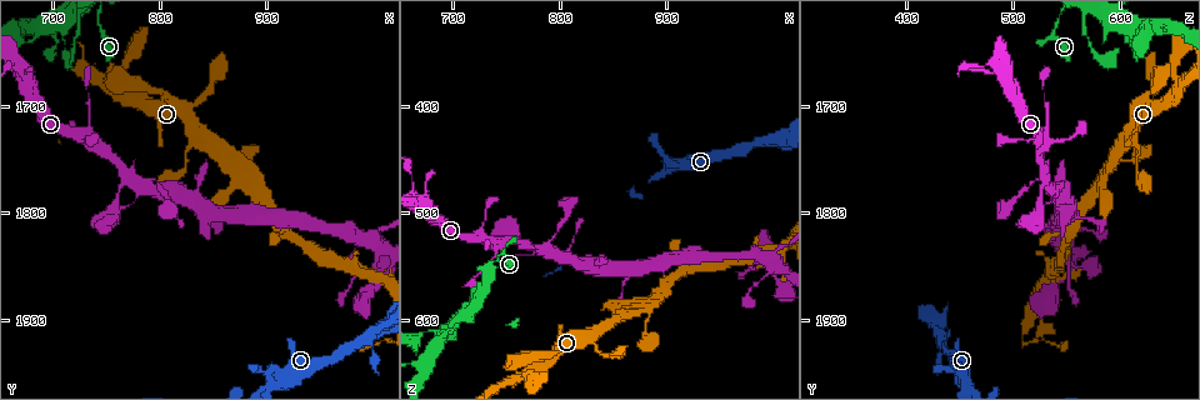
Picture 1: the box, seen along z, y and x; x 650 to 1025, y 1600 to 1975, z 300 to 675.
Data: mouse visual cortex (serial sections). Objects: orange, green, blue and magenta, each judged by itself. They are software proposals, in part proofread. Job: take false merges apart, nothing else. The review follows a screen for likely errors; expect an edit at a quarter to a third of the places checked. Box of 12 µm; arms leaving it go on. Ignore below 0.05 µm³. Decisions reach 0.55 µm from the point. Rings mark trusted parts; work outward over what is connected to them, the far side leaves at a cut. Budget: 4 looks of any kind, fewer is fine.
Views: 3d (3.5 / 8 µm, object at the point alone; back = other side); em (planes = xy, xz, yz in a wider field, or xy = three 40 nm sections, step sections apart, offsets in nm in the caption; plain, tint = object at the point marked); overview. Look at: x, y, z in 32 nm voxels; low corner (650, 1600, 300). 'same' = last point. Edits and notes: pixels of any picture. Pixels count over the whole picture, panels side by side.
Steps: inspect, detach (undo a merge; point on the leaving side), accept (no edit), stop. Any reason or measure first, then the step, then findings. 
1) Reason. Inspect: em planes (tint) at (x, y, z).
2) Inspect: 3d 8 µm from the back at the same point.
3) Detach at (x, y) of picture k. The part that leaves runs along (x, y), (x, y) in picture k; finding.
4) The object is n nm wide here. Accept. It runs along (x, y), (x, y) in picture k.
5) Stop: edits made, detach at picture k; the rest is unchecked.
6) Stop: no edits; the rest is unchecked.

Branch point. Inspect: 3d 8 µm from the back at (726, 1728, 524).

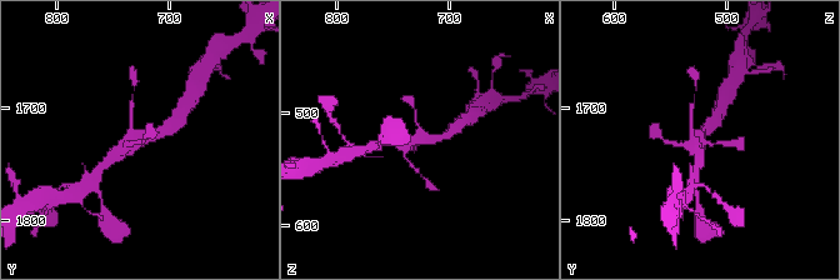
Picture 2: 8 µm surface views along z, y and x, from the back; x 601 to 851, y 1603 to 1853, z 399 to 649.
Closer look. Inspect: 3d 3.5 µm from the back at (728, 1728, 526).

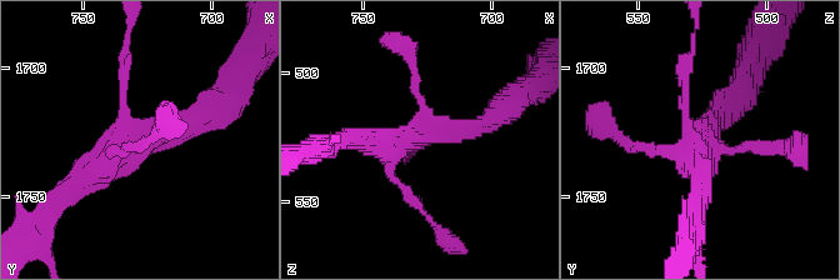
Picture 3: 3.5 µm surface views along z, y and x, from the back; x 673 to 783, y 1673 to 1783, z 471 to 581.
Inspect: em xy step 5 (tint) at (729, 1731, 523).

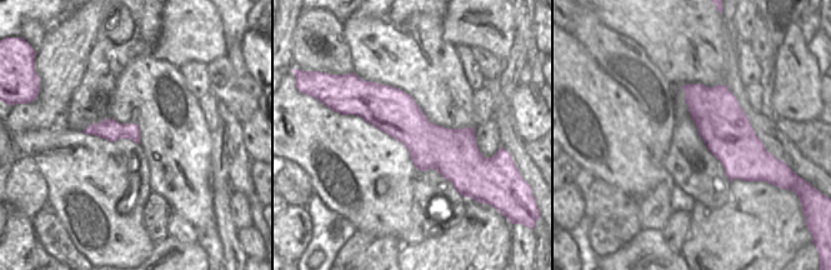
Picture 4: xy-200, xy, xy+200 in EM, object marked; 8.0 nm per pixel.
Accept. It runs along (360, 93), (465, 170) in picture 4; continuous, no second cell.

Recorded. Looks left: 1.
Calibre changes. Inspect: 3d 3.5 µm from the back at (902, 1956, 456).

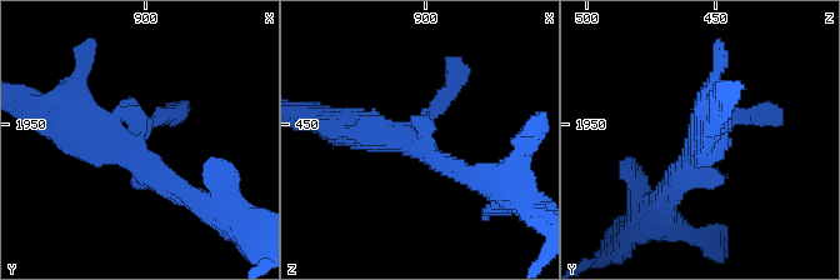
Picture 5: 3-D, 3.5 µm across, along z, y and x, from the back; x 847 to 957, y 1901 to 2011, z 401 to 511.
Accept. It runs along (349, 129), (418, 133), (456, 71) in picture 5; continuous, no second cell.

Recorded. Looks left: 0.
Stop: no edits; the rest is unchecked.

